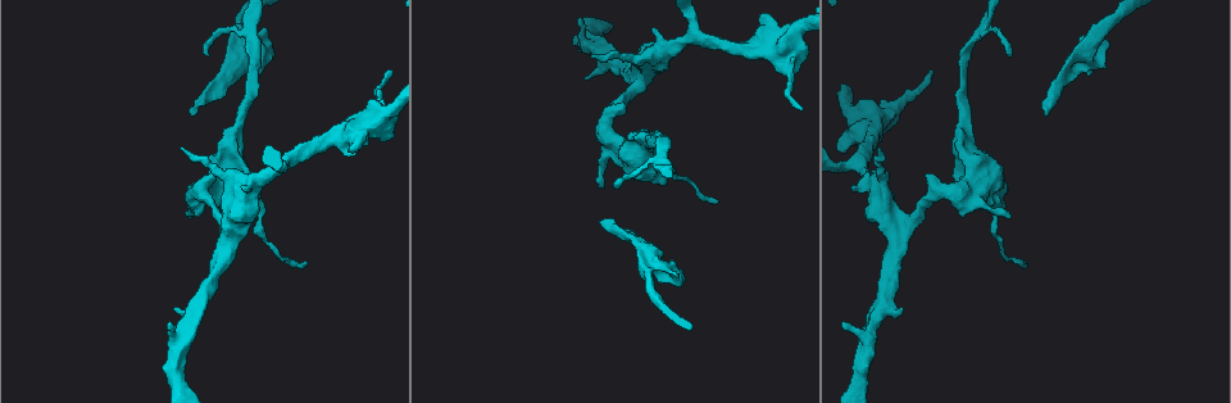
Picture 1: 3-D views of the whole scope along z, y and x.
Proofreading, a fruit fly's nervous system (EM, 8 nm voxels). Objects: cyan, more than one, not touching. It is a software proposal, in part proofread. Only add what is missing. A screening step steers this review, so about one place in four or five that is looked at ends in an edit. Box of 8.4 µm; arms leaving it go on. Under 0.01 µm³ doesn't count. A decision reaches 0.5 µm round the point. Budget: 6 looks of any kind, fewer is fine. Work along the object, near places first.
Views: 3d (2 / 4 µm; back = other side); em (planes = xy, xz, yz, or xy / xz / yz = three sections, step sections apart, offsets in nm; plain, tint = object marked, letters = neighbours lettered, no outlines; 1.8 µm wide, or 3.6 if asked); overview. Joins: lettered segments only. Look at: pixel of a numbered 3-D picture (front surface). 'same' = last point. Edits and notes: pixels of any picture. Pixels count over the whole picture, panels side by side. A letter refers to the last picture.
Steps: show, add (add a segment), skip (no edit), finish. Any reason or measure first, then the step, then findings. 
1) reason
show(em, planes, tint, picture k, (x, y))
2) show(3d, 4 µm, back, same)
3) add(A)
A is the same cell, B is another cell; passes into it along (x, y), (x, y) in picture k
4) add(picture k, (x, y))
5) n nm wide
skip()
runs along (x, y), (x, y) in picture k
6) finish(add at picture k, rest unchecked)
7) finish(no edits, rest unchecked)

tapers out
show(3d, 4 µm, picture 1, (590, 57))

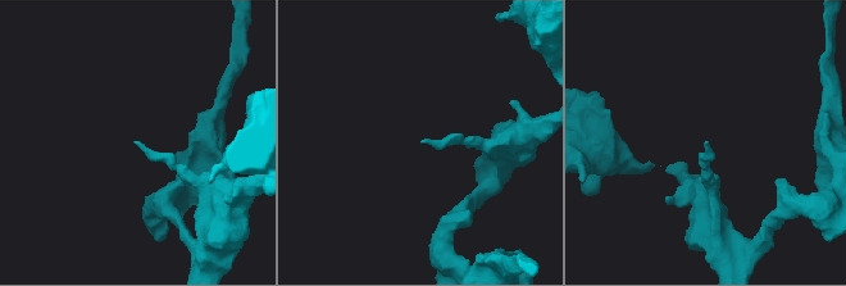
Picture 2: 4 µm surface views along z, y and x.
show(em, planes, letters, picture 2, (422, 140))

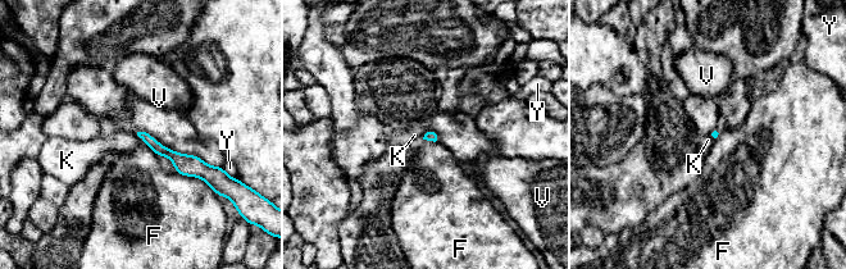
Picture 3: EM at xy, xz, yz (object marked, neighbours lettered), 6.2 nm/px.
skip()
F, K, V and Y are other cells; runs along (142, 135), (159, 150), (204, 174) in picture 3; no lettered segment goes on from it

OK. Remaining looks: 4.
free end
show(em, planes, letters, picture 1, (191, 114))

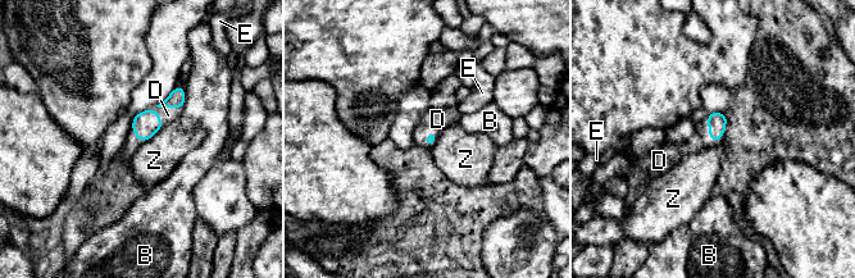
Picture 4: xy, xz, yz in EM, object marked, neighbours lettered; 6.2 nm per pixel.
add(D)
D is the same cell, B, E and Z are other cells; passes into it along (717, 121), (709, 133), (699, 141) in picture 4; it goes on there

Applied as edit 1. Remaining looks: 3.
branch stops here
show(em, planes, letters, picture 1, (676, 276))

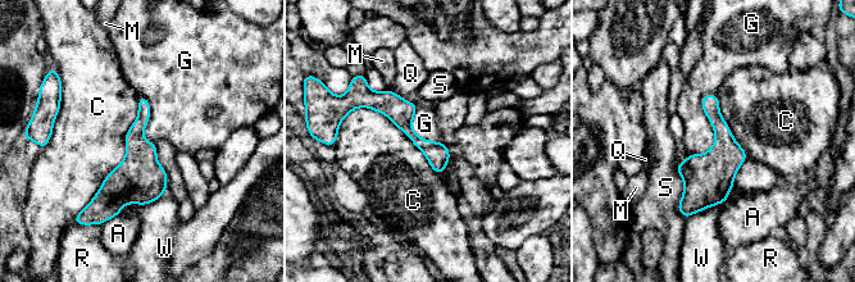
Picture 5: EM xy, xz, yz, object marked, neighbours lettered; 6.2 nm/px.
C touches over 800 nm
skip()
A, C, G, M, Q, R, S and W are other cells; no lettered segment goes on from it

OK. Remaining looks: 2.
finish(add at picture 4, rest unchecked)

